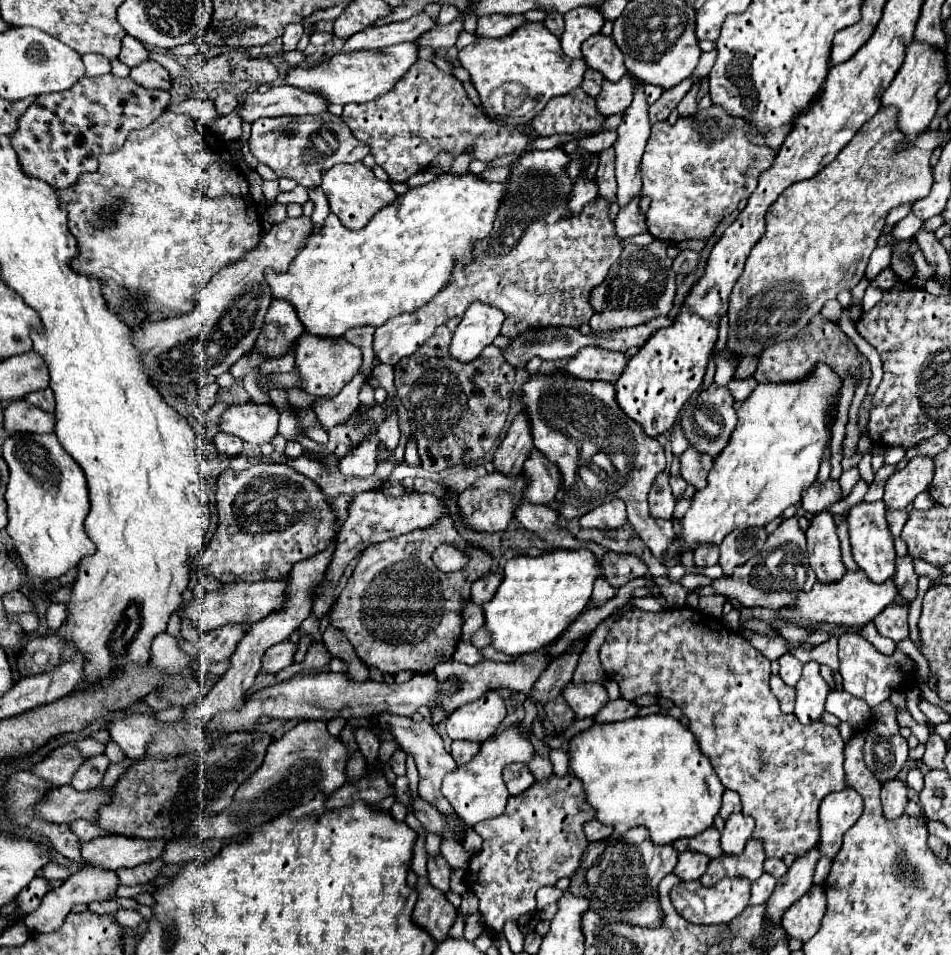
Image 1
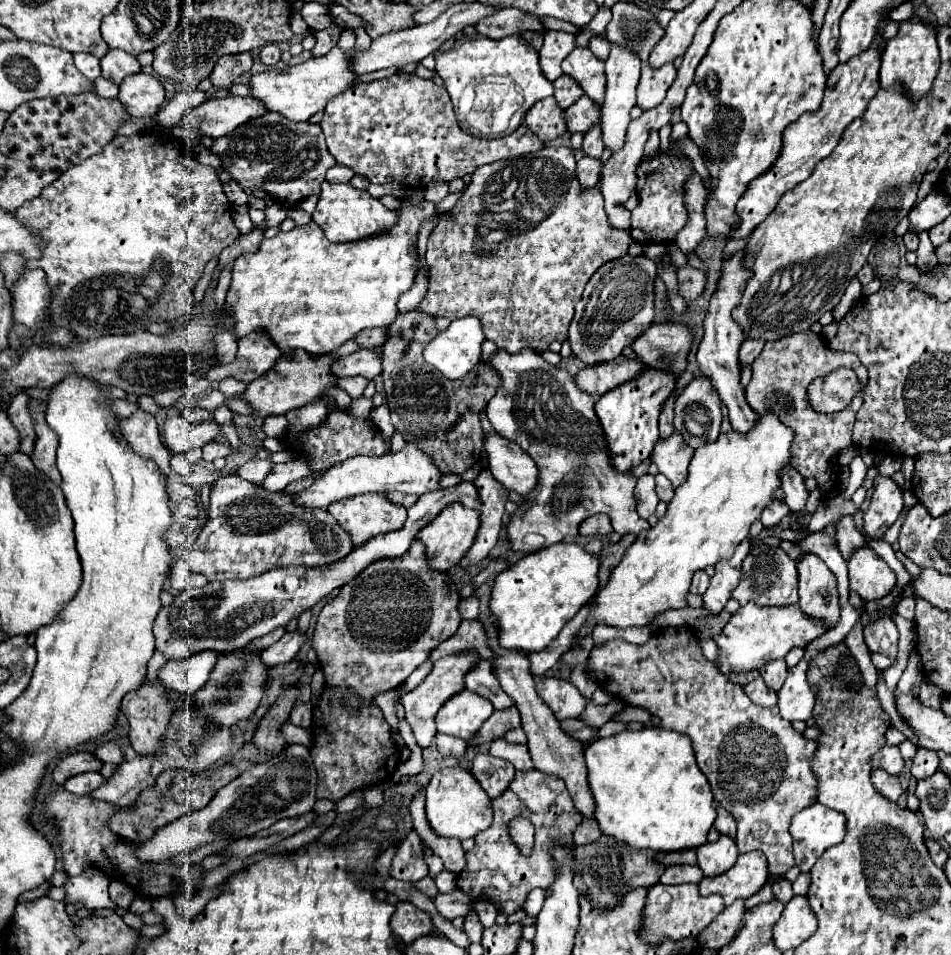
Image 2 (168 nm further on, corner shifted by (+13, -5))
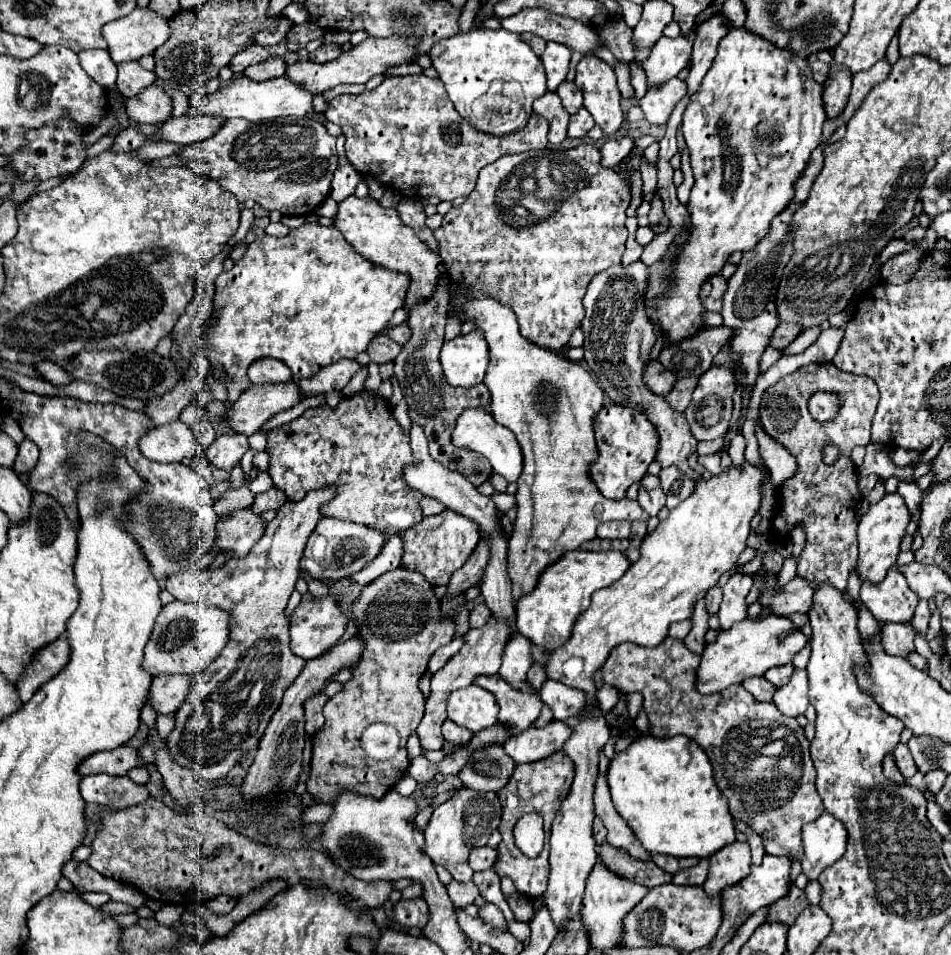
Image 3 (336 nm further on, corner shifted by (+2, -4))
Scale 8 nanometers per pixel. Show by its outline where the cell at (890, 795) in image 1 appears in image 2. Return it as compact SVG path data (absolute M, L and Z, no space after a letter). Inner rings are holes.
M873 770L873 772L871 772L871 782L873 782L873 786L875 786L881 794L885 794L885 798L889 798L889 800L893 800L893 802L897 802L897 798L899 798L901 792L903 792L903 788L901 788L901 784L899 784L899 778L887 774L885 770Z

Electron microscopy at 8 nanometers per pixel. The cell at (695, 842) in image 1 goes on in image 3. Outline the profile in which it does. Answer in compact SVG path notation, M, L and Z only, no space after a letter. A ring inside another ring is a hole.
M652 855L652 859L664 869L664 871L668 871L668 873L678 873L680 869L688 869L688 867L692 867L692 865L696 865L700 859L686 859L686 857L668 857L668 855Z

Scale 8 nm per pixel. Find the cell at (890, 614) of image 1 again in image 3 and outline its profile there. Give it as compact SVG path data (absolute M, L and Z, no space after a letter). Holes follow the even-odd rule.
M888 623L880 629L882 645L888 655L906 657L910 651L914 651L914 627L912 625L896 625Z

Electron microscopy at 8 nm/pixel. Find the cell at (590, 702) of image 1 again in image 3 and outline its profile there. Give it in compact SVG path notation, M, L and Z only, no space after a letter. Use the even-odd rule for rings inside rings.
M548 679L540 689L540 699L552 709L554 719L566 721L572 715L578 715L586 707L586 693L580 689L566 687L560 681Z

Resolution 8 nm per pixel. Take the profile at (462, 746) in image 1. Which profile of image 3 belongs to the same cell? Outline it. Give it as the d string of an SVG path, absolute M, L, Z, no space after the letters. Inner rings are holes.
M446 719L444 721L444 725L442 725L442 735L444 735L444 739L448 741L448 743L452 743L452 745L466 745L470 739L472 739L472 731L468 731L468 729L464 729L464 727L460 727L460 725L456 725L456 723L452 723L450 719Z

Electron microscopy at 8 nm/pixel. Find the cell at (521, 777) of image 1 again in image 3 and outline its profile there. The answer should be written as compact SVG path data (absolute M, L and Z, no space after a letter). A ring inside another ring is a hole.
M490 745L486 749L474 751L468 765L460 771L460 779L466 787L476 791L494 791L498 793L508 785L516 761L504 753L502 745Z

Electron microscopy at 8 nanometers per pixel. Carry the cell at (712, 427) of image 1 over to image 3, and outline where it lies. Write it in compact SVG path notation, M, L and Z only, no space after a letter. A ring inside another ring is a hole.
M712 367L708 369L700 379L692 393L692 401L688 409L684 411L684 417L688 419L690 431L698 441L714 441L726 435L730 427L730 415L732 415L732 395L736 391L736 381L732 377L730 367Z

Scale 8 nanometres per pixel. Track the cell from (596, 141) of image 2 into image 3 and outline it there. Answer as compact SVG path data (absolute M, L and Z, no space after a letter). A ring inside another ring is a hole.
M586 55L576 65L576 85L584 93L584 107L592 113L596 125L604 135L614 135L624 121L614 69L602 59Z

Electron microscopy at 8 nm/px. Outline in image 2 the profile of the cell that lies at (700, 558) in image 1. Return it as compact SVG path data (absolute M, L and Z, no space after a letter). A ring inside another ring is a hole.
M697 572L693 576L693 582L691 582L691 592L703 596L705 590L707 590L707 586L709 586L709 576L705 572Z

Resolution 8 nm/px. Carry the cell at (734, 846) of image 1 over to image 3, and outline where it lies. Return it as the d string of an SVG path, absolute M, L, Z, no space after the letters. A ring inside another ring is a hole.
M736 841L726 845L726 849L716 851L710 861L708 881L704 883L704 891L708 895L720 895L720 891L728 885L742 881L750 871L750 847L748 843Z

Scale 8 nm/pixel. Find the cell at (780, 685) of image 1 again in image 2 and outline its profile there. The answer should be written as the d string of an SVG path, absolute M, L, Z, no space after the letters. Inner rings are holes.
M761 676L755 678L755 680L751 680L751 682L747 682L747 684L743 686L743 690L745 690L745 694L747 694L755 704L759 704L759 706L765 706L765 708L777 706L777 692L771 690L769 686L765 686L765 682L763 682Z

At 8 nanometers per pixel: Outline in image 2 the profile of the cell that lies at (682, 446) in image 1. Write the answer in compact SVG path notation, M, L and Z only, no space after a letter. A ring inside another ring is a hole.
M673 390L671 396L665 400L663 410L659 414L659 432L661 432L661 438L667 438L673 432L673 404L675 404L675 396L677 396L677 392Z

